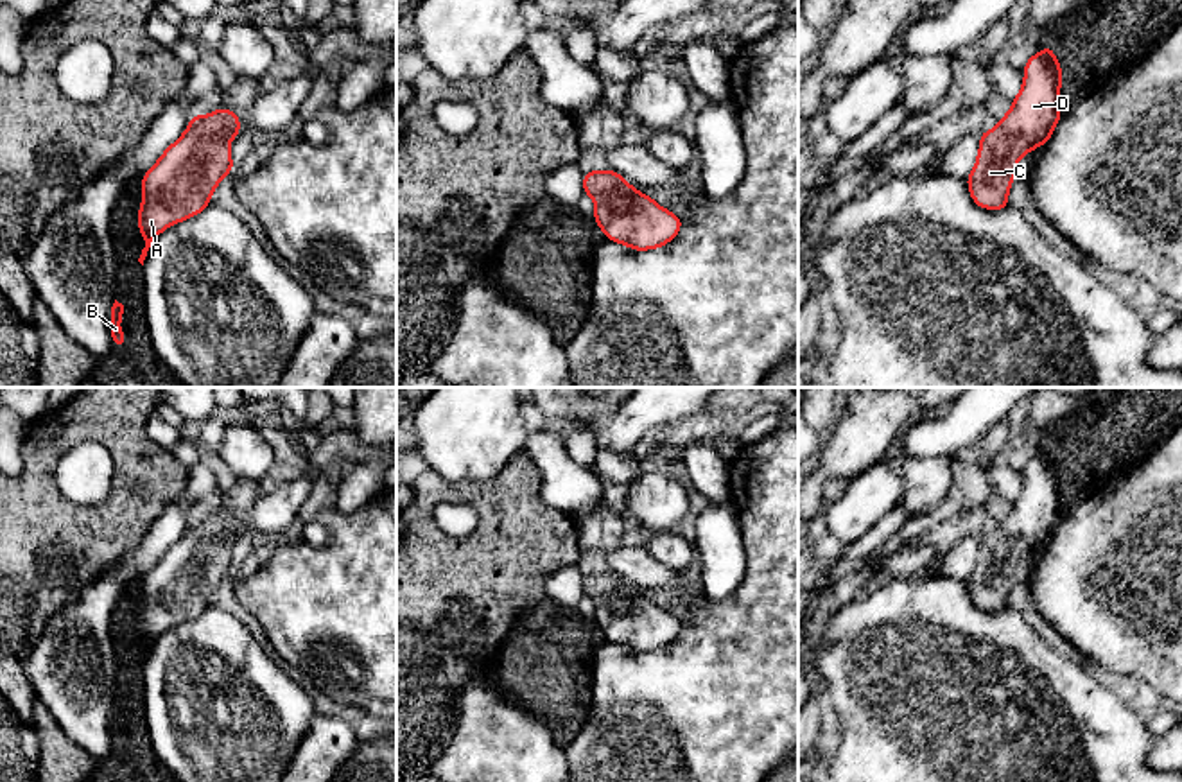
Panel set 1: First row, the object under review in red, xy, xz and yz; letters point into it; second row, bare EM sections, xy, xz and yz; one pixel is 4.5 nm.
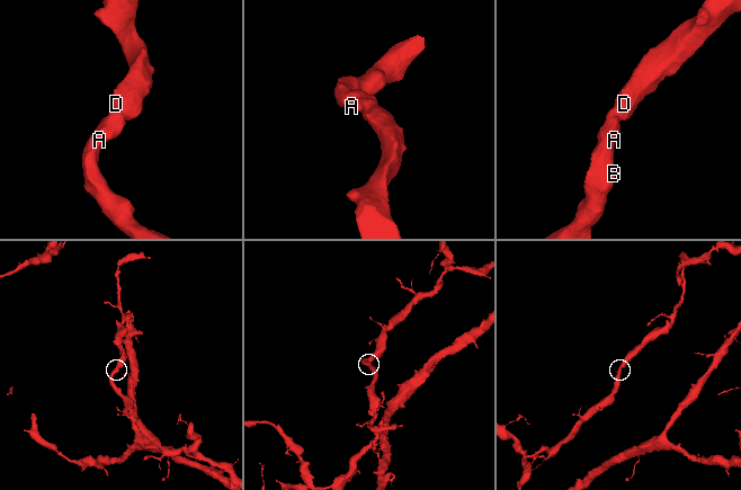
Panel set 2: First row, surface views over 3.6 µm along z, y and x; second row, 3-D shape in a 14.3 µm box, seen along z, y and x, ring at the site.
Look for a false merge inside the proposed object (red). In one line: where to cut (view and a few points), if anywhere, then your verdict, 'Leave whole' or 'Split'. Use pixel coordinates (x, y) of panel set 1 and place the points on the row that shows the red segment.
No split. Leave whole

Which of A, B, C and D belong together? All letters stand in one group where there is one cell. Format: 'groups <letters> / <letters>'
groups A B C D

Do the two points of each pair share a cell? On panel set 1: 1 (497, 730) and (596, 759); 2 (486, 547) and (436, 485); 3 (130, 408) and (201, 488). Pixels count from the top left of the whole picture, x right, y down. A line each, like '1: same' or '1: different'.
1: different
2: same
3: different

